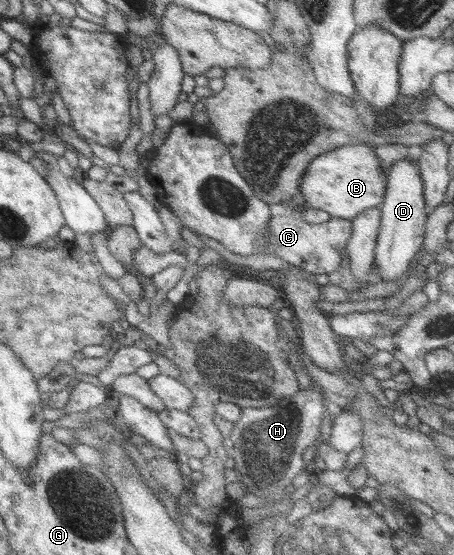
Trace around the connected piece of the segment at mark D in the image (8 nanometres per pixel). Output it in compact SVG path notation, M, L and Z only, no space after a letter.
M405 158L395 161L385 177L386 187L378 207L380 219L372 264L377 267L381 281L395 282L405 277L409 263L420 252L427 210L424 208L423 185L416 161Z

